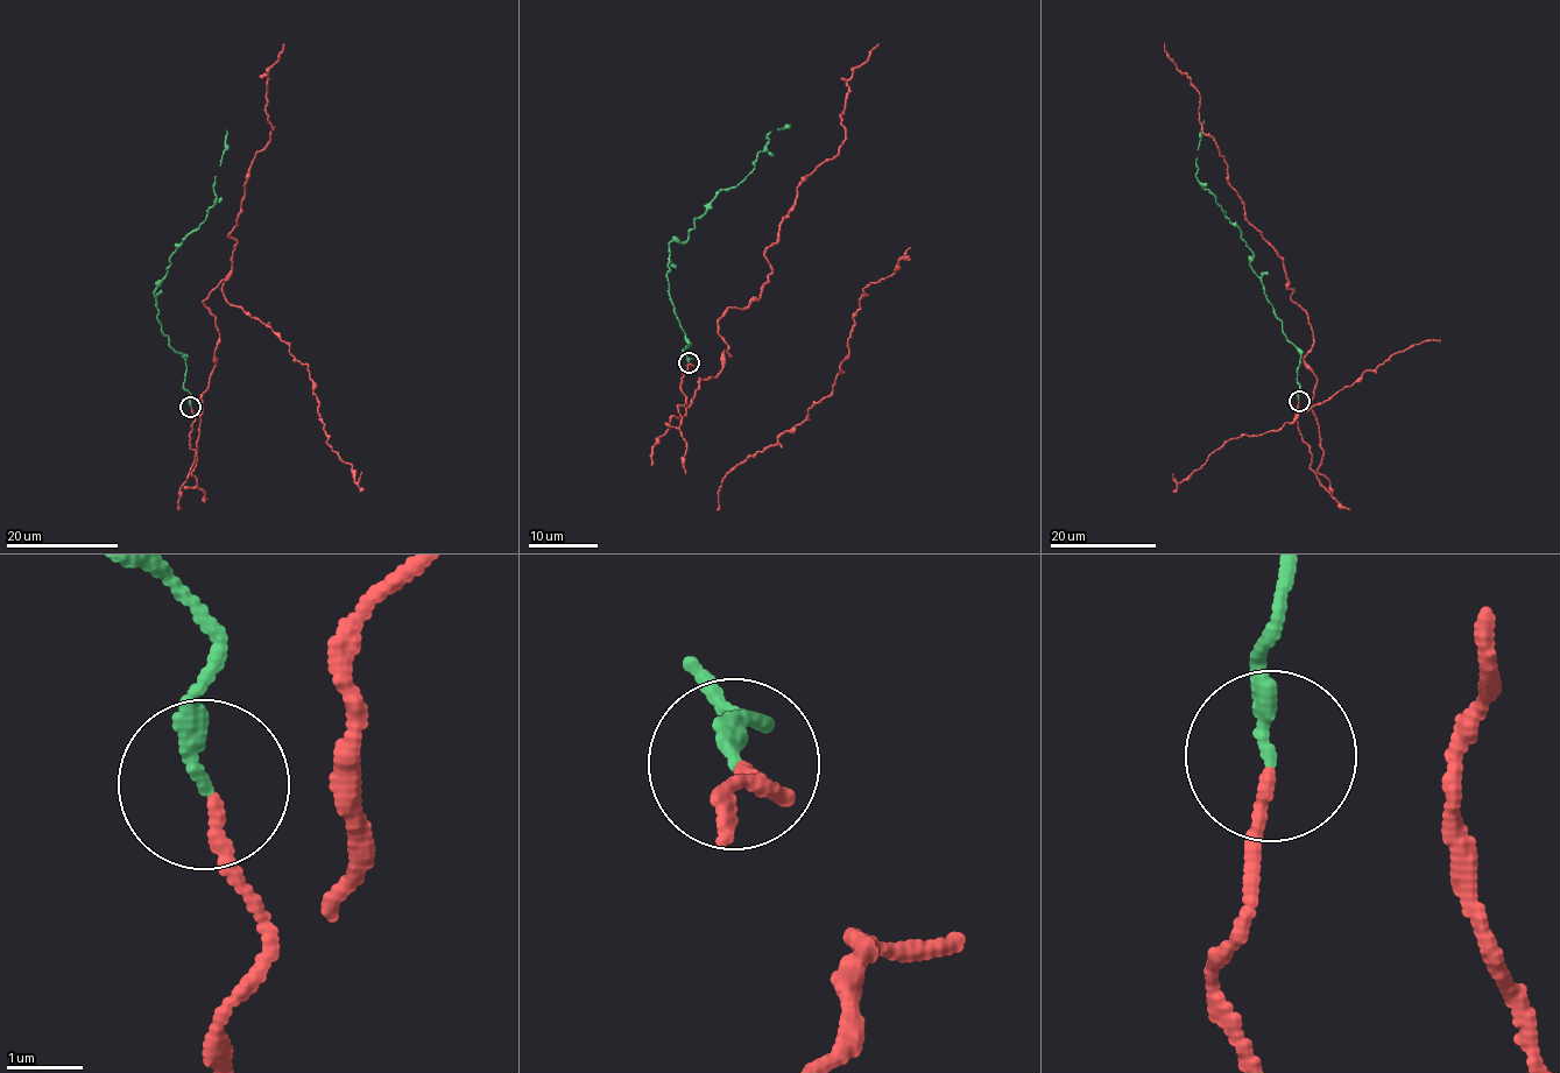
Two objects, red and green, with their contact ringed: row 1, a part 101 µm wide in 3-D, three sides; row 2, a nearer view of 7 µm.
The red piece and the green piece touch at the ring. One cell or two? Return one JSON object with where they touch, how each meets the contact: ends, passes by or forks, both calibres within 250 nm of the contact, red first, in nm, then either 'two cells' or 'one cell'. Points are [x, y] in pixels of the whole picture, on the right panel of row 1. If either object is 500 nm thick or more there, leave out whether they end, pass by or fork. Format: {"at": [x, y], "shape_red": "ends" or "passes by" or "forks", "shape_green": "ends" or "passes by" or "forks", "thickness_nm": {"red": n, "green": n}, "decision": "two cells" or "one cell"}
{"at": [1299, 401], "shape_red": "ends", "shape_green": "ends", "thickness_nm": {"red": 150, "green": 200}, "decision": "one cell"}

